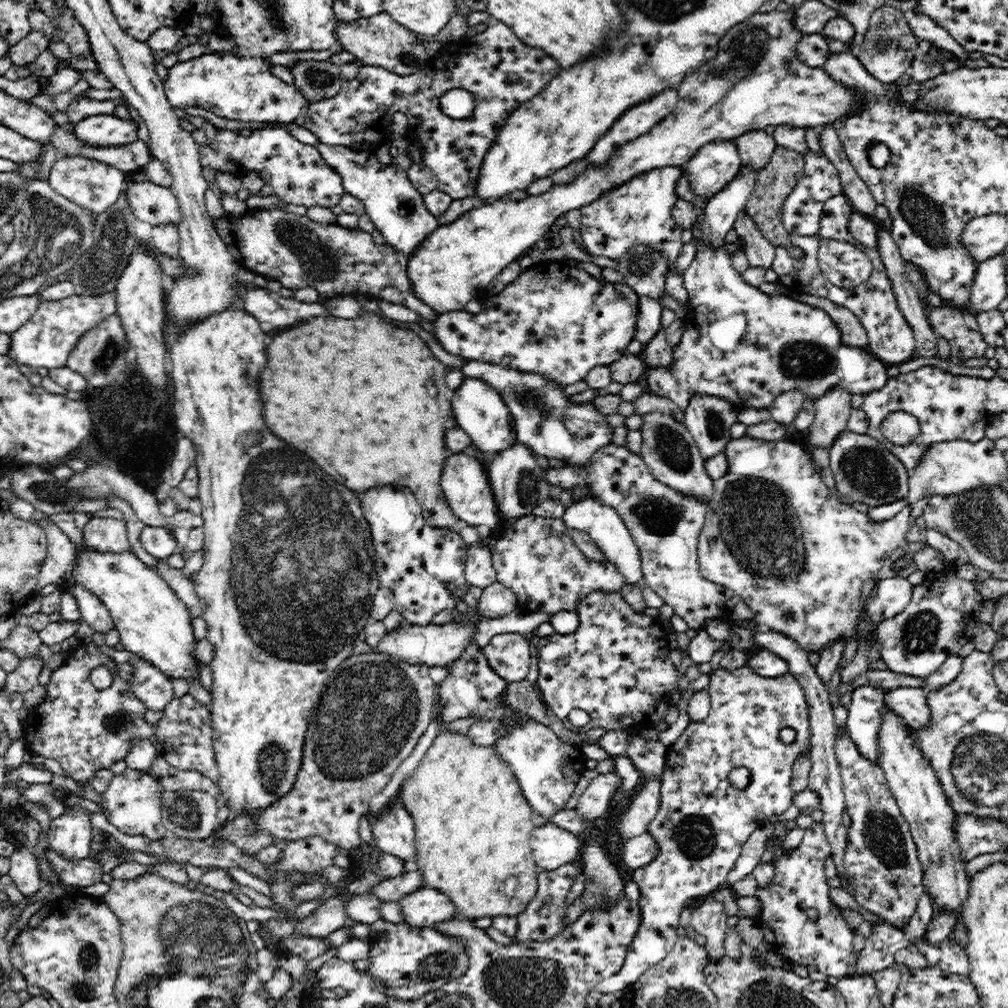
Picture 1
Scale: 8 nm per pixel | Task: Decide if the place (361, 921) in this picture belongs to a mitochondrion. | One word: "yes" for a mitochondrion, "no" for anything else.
no

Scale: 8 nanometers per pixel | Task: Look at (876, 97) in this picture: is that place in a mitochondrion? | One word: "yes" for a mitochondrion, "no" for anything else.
no

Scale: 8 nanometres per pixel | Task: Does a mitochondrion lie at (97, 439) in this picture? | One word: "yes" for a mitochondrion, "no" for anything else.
no

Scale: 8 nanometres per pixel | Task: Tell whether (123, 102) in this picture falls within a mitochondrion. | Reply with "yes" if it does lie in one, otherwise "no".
no

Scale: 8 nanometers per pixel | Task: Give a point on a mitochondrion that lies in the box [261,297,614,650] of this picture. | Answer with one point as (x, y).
(528, 488)

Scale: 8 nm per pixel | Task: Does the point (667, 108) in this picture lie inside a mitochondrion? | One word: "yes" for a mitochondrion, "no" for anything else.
no

